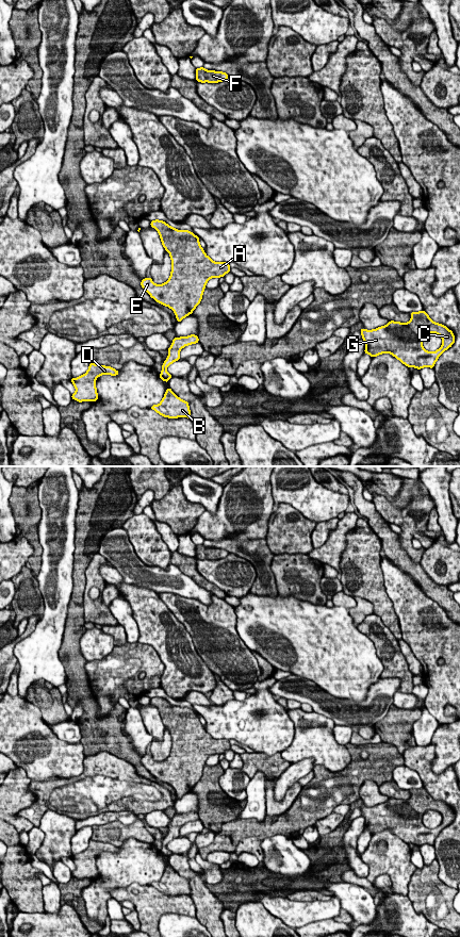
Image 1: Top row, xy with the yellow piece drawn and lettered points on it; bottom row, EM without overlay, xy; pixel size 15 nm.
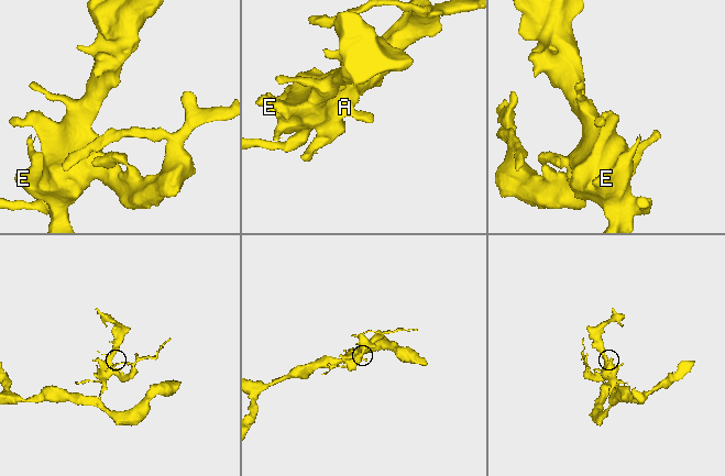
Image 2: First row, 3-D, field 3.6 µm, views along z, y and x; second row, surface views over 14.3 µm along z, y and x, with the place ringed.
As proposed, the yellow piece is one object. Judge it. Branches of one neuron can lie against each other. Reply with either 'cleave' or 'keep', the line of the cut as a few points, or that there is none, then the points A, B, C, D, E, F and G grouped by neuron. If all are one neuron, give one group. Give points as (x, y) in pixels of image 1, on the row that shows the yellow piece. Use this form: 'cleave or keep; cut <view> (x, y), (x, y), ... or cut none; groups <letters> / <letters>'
cleave; cut xy (160, 374), (167, 380); groups A E F / B C D G

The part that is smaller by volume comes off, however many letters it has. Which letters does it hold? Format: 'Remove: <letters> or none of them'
Remove: A, E, F

